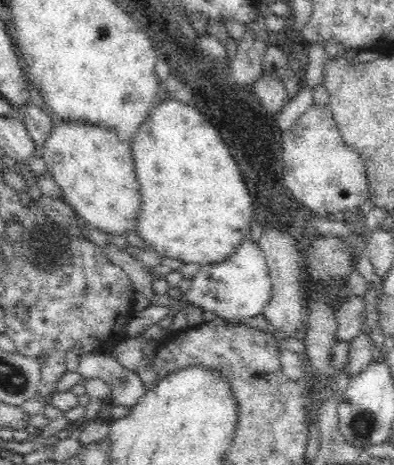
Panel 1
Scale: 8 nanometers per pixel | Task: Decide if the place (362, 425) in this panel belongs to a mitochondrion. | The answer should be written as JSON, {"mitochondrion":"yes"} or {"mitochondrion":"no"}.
{"mitochondrion":"yes"}

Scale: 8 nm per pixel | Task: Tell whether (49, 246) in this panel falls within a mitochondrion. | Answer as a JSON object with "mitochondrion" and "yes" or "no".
{"mitochondrion":"yes"}

